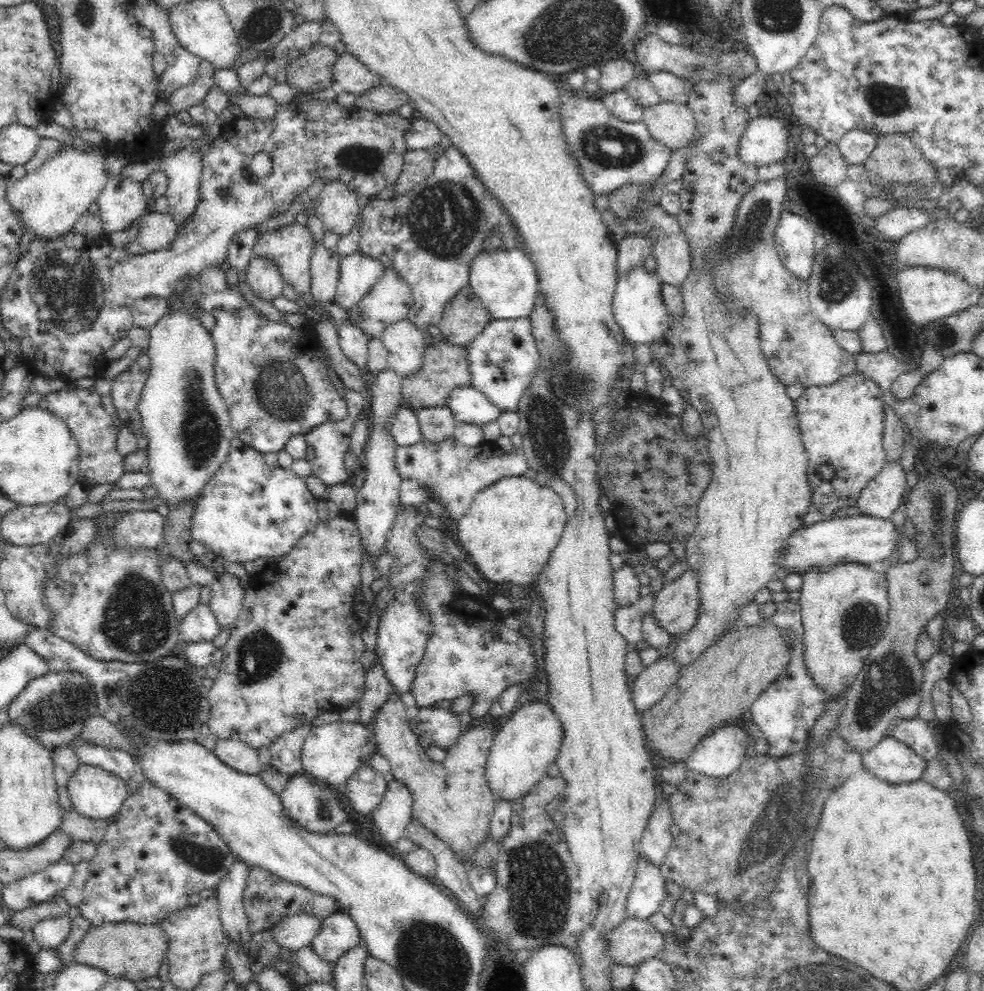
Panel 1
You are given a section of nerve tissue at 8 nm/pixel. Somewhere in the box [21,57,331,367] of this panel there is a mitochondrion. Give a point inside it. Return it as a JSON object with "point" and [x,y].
{"point":[65,283]}

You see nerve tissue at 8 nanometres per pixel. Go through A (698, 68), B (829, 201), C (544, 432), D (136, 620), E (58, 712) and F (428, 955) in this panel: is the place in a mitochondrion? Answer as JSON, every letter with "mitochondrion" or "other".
{"A":"mitochondrion","B":"other","C":"mitochondrion","D":"mitochondrion","E":"mitochondrion","F":"mitochondrion"}

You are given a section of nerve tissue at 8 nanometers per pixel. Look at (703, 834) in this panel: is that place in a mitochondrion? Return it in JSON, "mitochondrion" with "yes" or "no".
{"mitochondrion":"no"}

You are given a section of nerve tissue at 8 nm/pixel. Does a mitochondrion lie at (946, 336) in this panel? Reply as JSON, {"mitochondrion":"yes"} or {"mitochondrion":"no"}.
{"mitochondrion":"no"}

